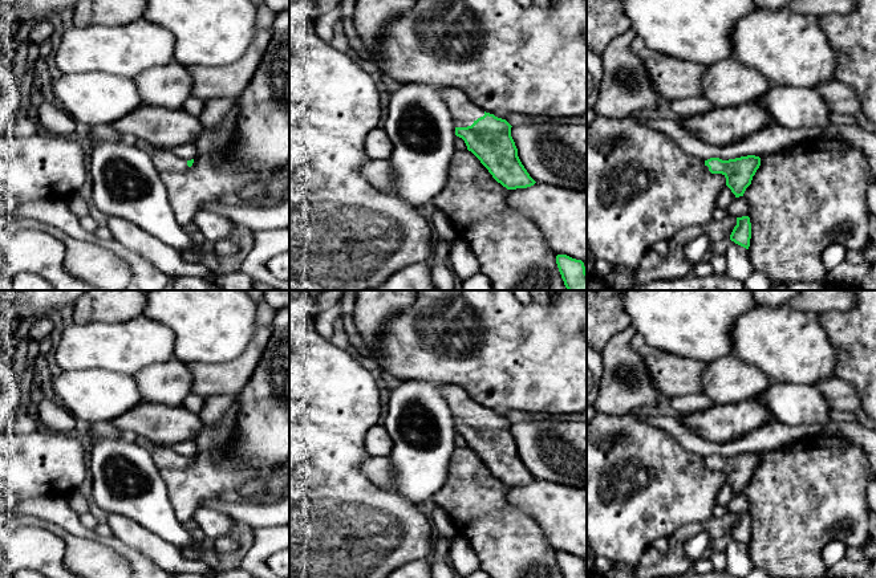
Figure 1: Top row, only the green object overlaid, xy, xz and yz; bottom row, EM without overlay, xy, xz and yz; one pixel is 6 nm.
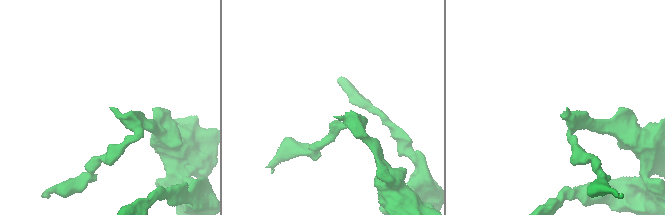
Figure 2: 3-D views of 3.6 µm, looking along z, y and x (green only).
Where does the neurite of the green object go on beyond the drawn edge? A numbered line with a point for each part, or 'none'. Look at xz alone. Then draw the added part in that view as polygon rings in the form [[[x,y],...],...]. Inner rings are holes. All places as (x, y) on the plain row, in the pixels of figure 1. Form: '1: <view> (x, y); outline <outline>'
1: xz (463, 408); outline [[[445,384],[442,395],[450,407],[455,424],[471,423],[484,412],[484,407],[474,402],[461,386]]]

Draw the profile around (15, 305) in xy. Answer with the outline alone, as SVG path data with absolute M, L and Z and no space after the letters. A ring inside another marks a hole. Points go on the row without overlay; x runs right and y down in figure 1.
M4 290L1 293L0 313L9 321L21 322L28 318L31 322L40 317L50 317L52 312L65 305L74 305L85 290Z

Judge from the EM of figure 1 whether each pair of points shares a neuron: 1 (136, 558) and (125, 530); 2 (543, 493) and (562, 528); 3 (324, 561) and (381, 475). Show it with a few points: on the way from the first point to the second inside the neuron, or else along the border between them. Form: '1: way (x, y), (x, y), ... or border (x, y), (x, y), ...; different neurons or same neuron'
1: border (112, 533), (155, 564); different neurons
2: way (548, 501), (562, 515), (562, 520); same neuron
3: border (368, 456), (361, 464), (361, 472), (377, 485); different neurons

